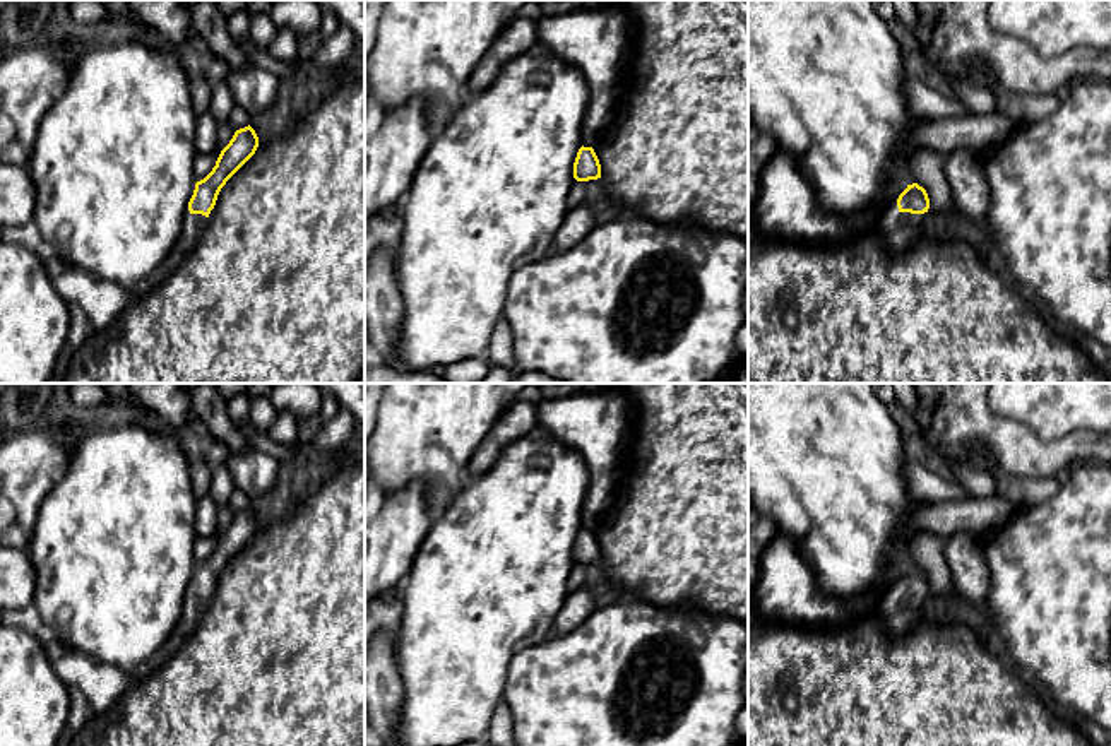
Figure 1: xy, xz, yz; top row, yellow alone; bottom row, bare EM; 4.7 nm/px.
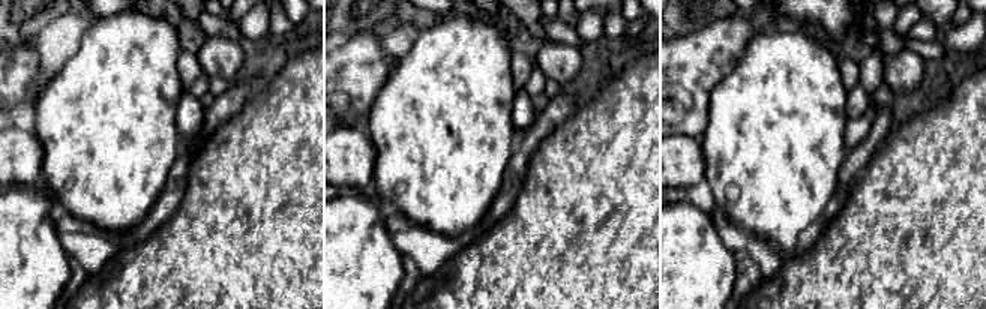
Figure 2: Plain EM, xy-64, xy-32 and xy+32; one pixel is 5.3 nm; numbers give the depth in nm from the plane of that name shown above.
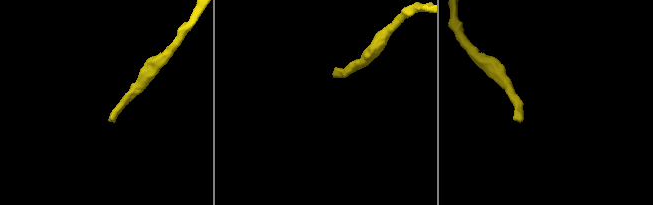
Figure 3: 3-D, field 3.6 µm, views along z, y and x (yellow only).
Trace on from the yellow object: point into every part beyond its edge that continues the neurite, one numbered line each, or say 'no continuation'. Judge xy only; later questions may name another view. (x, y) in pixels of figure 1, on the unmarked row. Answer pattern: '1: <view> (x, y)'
1: xy (194, 608)

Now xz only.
no continuation

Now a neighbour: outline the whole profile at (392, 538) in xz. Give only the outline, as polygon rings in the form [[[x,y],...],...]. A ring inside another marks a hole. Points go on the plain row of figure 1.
[[[421,481],[385,494],[380,512],[365,525],[365,606],[404,585],[435,518]]]

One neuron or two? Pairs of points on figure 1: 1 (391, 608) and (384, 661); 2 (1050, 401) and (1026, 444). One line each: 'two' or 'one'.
1: two
2: two

